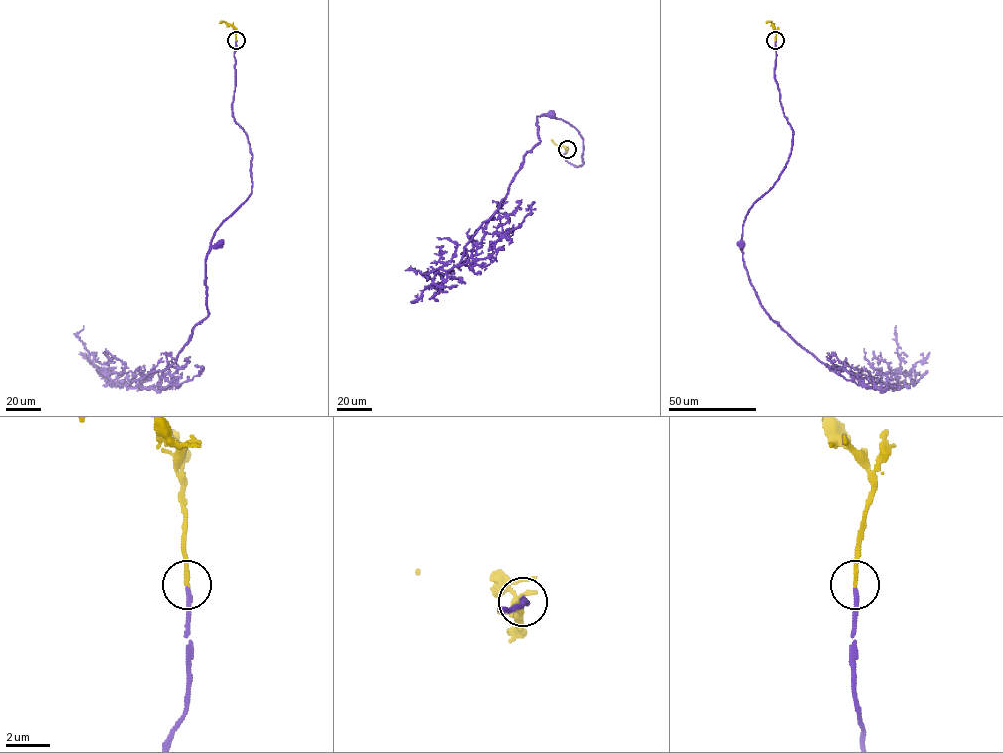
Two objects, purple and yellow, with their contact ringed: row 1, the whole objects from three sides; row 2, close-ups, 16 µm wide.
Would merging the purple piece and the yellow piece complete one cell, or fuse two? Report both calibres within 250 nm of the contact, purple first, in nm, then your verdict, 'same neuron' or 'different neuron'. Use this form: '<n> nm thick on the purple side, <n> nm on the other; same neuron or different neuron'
170 nm thick on the purple side, 170 nm on the other; same neuron

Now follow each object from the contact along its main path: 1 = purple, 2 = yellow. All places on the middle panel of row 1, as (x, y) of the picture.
1: (567, 149), (565, 160), (581, 165), (584, 147), (580, 132), (562, 119), (541, 115), (551, 115)
2: (567, 149), (551, 139)

